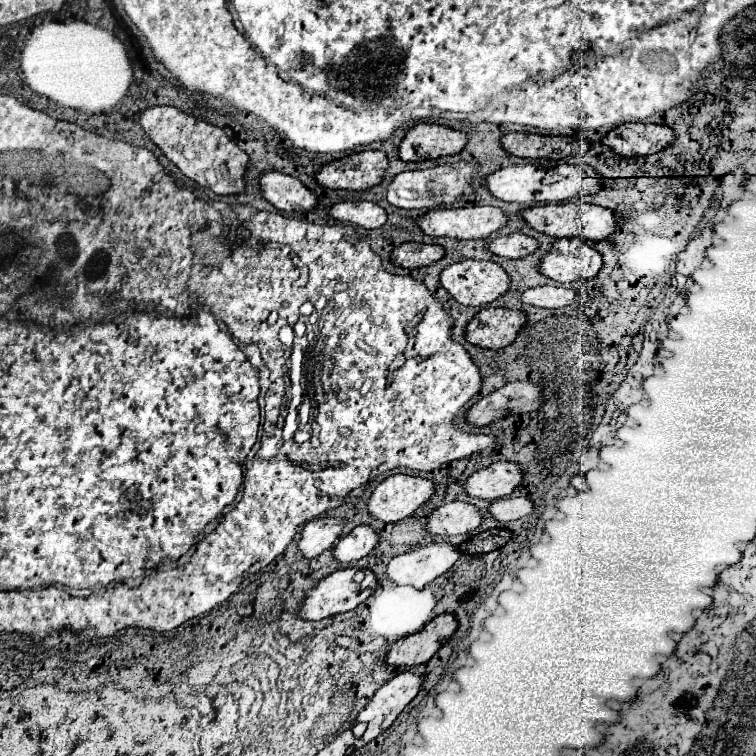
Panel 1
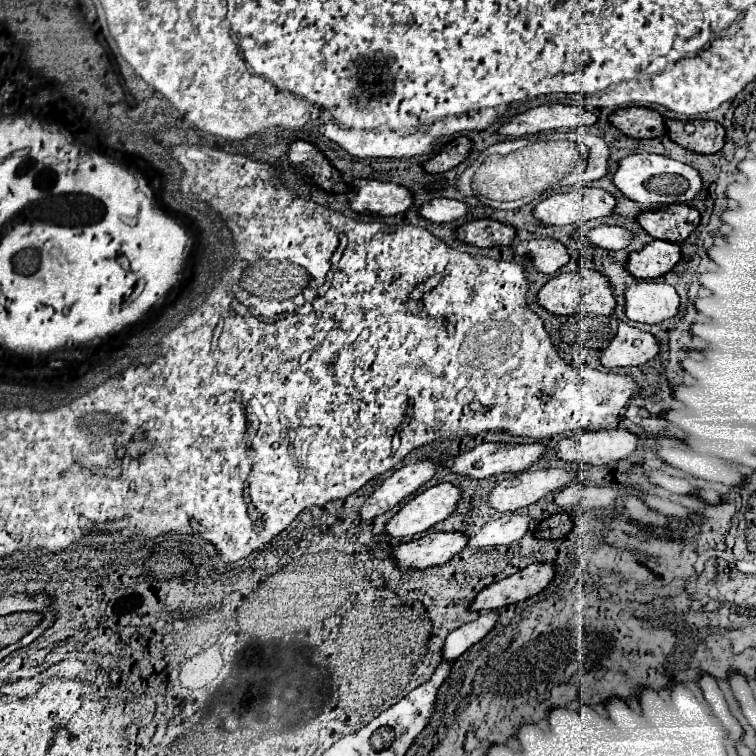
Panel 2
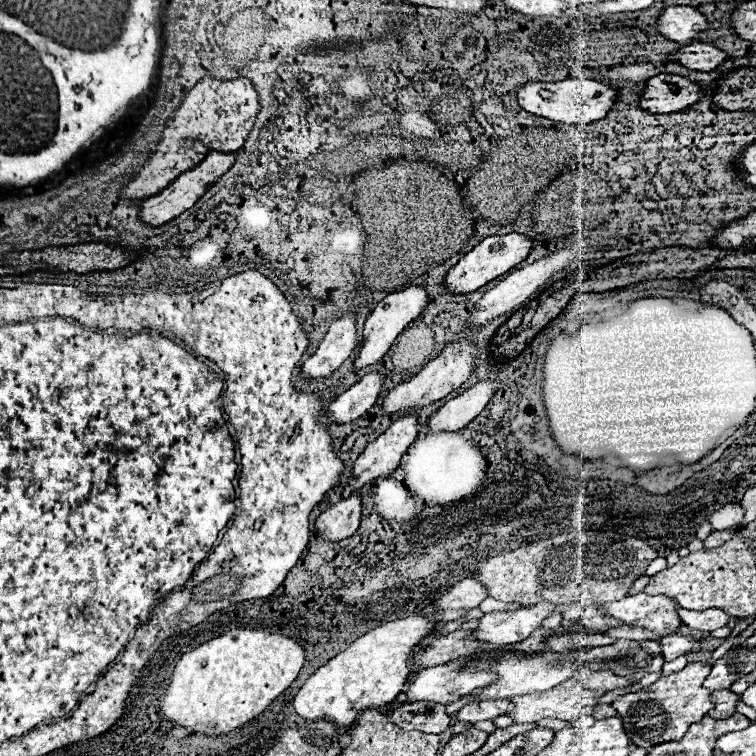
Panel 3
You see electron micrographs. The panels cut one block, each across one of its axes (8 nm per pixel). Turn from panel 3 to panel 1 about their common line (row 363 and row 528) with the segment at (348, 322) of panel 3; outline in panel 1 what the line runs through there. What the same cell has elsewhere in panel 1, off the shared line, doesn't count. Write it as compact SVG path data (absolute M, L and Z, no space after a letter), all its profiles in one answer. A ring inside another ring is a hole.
M322 516L322 518L310 520L302 530L298 550L306 558L316 558L340 538L344 526L346 526L346 520L336 516Z

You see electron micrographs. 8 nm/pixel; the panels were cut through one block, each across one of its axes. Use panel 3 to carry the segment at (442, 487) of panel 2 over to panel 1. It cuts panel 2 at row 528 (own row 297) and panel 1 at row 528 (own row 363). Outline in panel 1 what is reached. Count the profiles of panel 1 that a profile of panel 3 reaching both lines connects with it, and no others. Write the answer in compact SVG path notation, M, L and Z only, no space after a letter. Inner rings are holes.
M360 524L346 538L340 538L336 542L334 554L336 560L340 562L356 562L368 556L376 544L378 544L378 532L368 524Z

